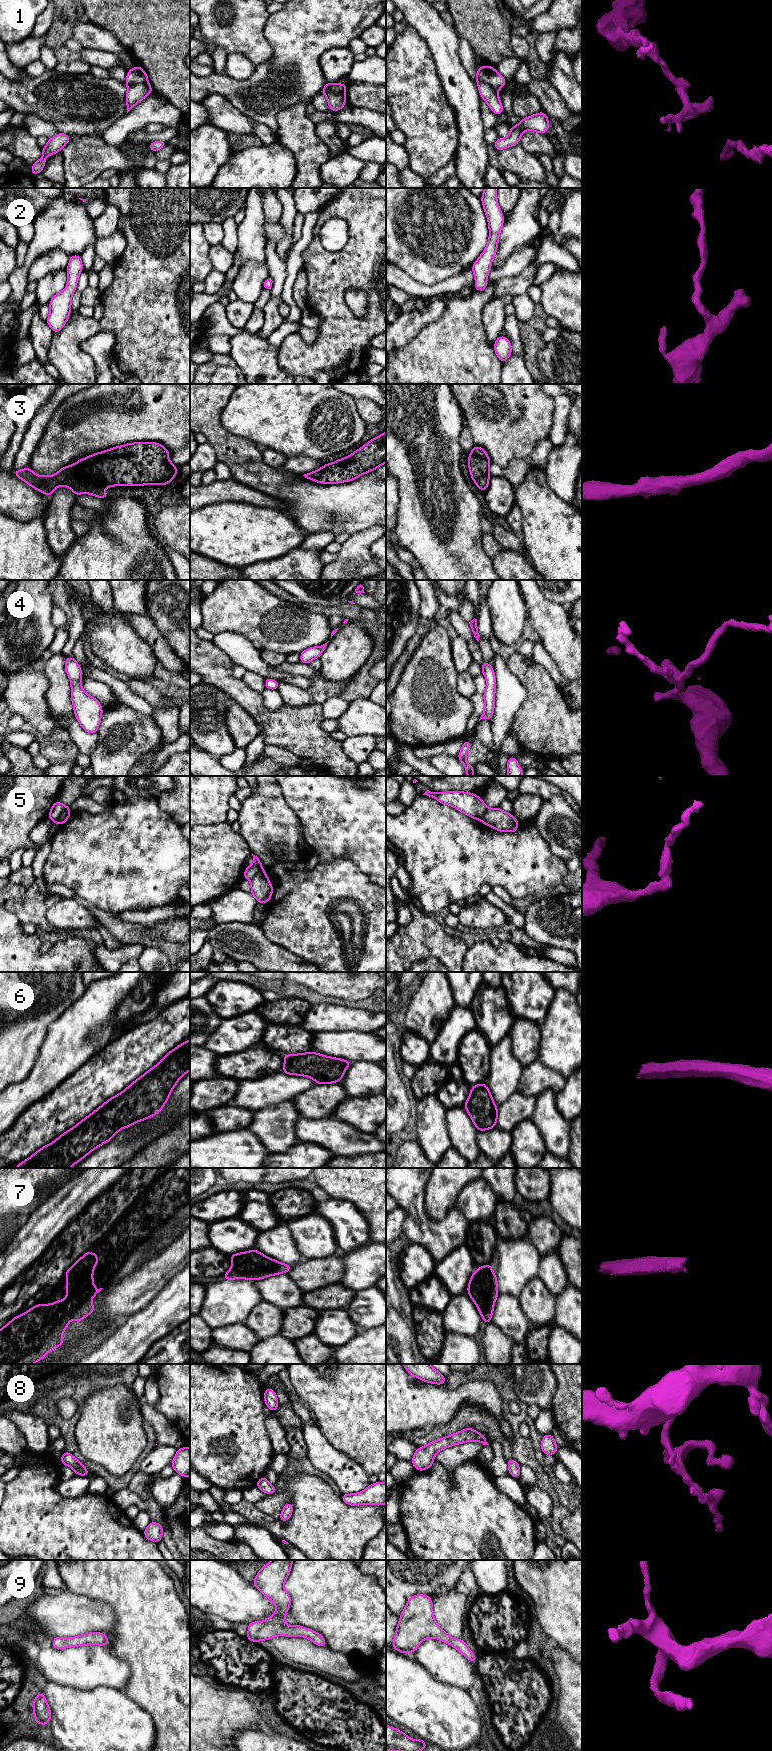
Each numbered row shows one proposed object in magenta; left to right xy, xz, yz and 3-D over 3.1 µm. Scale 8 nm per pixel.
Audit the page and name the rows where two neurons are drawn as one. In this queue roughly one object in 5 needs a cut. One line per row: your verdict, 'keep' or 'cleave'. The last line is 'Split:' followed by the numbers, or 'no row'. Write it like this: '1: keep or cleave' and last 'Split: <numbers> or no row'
1: keep
2: keep
3: keep
4: keep
5: cleave
6: keep
7: keep
8: keep
9: keep
Split: 5

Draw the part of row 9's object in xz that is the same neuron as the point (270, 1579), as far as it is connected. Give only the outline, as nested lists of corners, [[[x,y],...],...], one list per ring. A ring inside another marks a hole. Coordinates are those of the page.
[[[272,1560],[260,1568],[252,1584],[277,1606],[277,1611],[266,1621],[249,1623],[246,1638],[258,1643],[270,1640],[273,1636],[302,1636],[318,1646],[327,1647],[325,1639],[318,1632],[300,1625],[289,1626],[284,1622],[292,1601],[290,1594],[284,1589],[284,1583],[292,1563],[293,1560]]]

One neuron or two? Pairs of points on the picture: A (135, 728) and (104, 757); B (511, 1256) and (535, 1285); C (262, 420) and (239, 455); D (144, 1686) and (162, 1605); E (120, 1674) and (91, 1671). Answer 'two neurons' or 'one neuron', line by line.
A: one neuron
B: two neurons
C: two neurons
D: one neuron
E: one neuron

